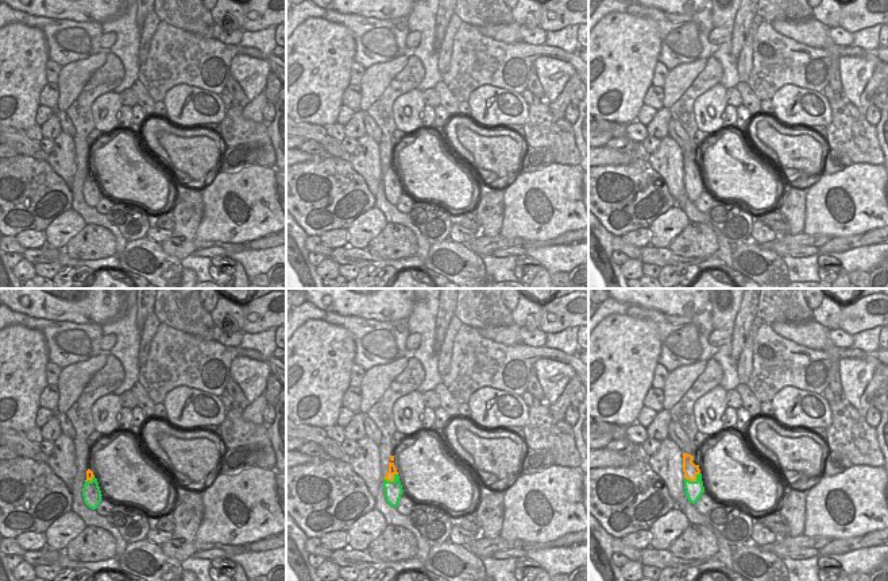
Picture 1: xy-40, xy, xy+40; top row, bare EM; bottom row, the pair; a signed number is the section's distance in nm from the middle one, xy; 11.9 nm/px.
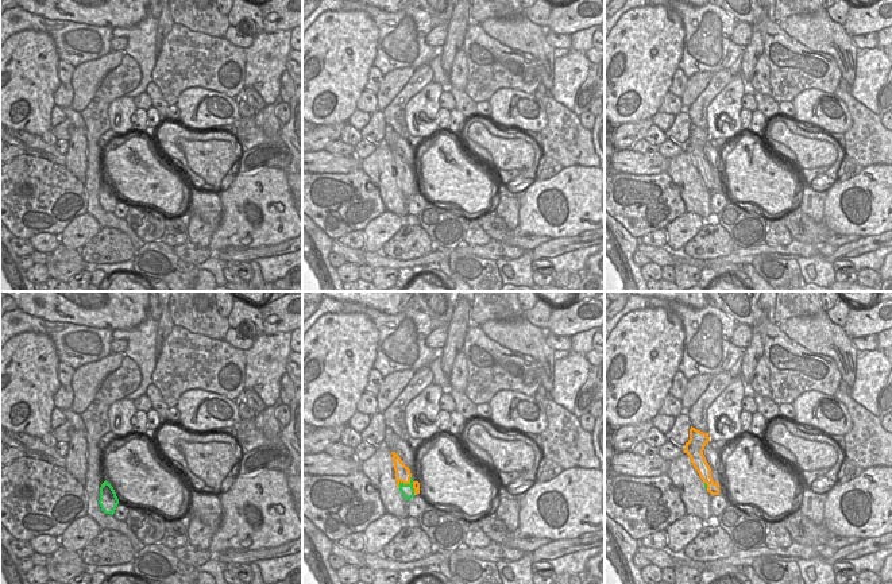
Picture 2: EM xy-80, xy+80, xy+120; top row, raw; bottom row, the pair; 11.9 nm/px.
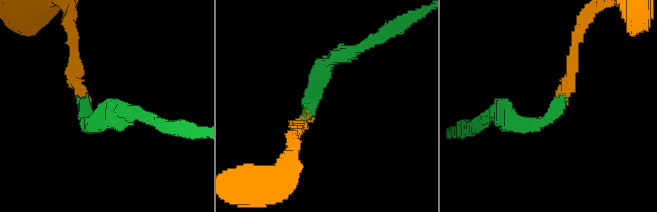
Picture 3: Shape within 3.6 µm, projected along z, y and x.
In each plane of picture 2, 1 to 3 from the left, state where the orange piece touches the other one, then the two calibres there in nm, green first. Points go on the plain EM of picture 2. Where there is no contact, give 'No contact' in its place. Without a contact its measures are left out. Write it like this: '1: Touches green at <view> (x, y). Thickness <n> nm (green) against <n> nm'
1: No contact
2: Touches green at xy+80 (410, 181). Thickness 160 nm (green) against 190 nm
3: Touches green at xy+120 (706, 184). Thickness 30 nm (green) against 160 nm

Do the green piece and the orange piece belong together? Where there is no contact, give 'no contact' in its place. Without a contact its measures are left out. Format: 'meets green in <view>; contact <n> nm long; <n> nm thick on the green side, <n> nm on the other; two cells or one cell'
meets green in xy+40; contact 200 nm long; 220 nm thick on the green side, 170 nm on the other; one cell

